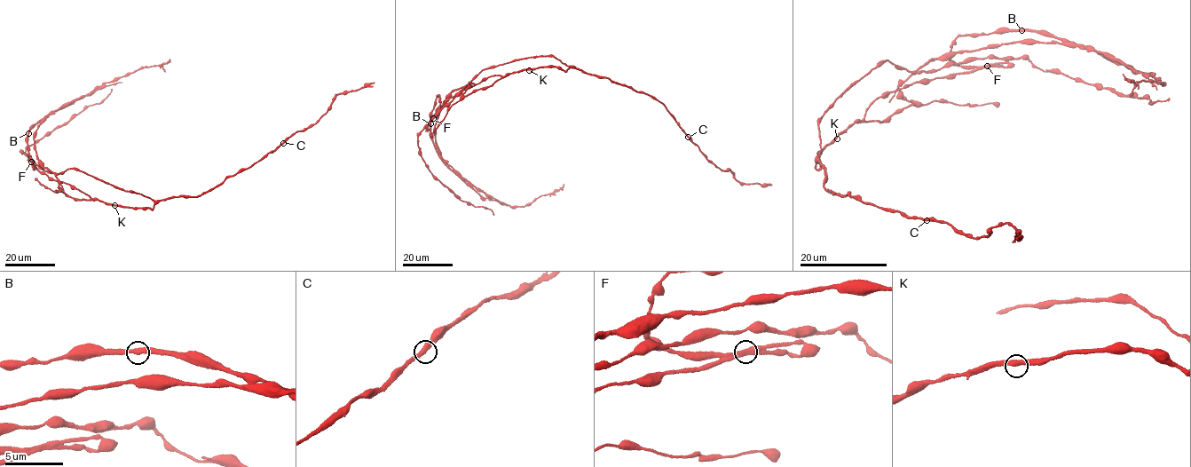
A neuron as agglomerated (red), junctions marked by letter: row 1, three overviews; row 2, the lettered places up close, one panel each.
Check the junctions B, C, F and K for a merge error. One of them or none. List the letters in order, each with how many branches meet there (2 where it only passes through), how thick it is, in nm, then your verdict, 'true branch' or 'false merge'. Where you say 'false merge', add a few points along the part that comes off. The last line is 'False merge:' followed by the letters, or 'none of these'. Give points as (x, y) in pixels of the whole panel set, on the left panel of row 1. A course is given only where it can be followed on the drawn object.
B: branches 2; calibre 380 nm; true branch
C: branches 2; calibre 360 nm; true branch
F: branches 2; calibre 400 nm; true branch
K: branches 2; calibre 400 nm; true branch
False merge: none of these

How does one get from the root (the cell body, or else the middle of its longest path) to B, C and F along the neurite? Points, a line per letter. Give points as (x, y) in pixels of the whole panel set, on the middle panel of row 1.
B: (524, 59), (484, 69), (467, 85), (470, 85), (438, 112), (439, 95), (436, 96), (430, 123)
C: (524, 59), (554, 57), (568, 66), (649, 94), (663, 105), (688, 137)
F: (524, 59), (484, 69), (467, 85), (470, 85), (432, 118)

